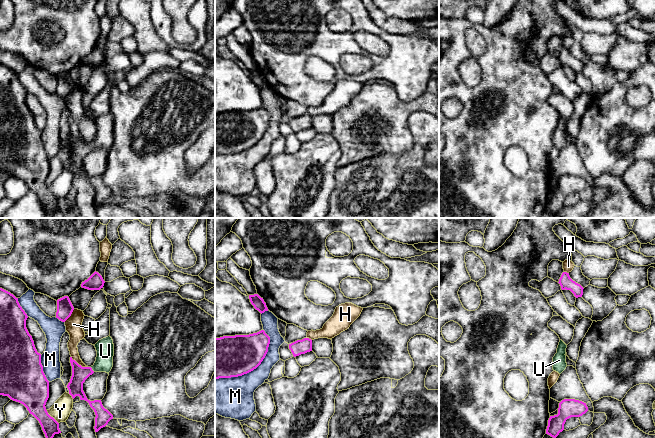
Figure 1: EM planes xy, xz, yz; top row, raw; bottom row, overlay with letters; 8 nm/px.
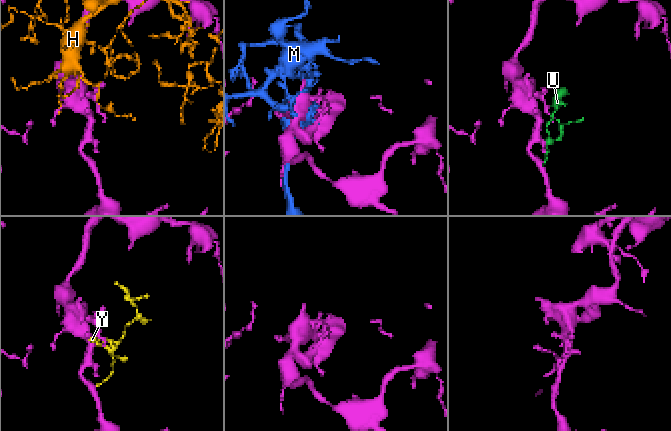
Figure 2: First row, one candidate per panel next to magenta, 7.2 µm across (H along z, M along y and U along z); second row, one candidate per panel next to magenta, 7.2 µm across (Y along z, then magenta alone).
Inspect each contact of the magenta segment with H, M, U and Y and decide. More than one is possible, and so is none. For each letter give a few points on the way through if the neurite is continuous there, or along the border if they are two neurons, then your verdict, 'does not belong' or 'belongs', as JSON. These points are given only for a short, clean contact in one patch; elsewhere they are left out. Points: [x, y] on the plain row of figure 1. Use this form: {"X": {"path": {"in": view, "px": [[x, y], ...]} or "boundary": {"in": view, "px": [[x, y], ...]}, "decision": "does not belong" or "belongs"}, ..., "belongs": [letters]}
{"H": {"decision": "does not belong"}, "M": {"decision": "does not belong"}, "U": {"path": {"in": "xy", "px": [[79, 150], [91, 145], [104, 134], [105, 124]]}, "decision": "belongs"}, "Y": {"decision": "does not belong"}, "belongs": ["U"]}

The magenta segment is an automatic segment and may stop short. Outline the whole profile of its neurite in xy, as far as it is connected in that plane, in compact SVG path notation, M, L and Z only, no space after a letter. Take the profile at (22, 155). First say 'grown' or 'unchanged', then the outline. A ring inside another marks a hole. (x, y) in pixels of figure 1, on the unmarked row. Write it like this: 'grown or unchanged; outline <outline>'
unchanged; outline M0 64L0 171L23 180L39 197L45 218L49 218L61 207L45 183L49 157L26 104L27 94L18 74Z

